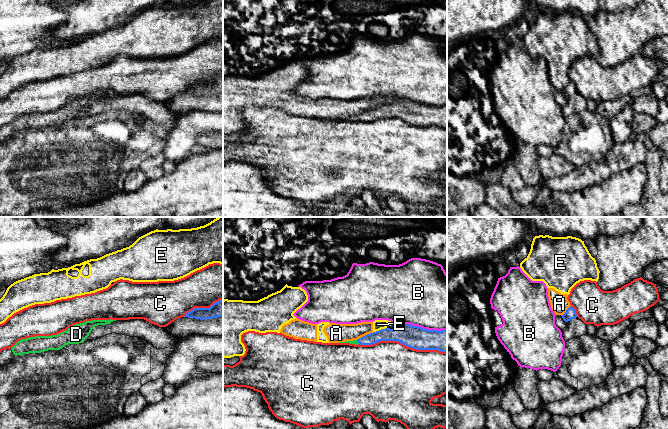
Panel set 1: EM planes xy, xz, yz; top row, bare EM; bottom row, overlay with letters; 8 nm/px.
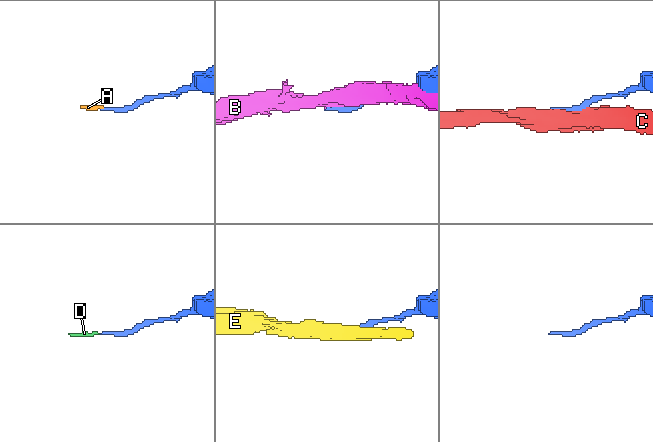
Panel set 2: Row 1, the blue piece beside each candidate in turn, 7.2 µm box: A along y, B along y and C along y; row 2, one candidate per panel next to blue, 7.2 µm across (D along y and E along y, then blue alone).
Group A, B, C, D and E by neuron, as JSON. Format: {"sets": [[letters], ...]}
{"sets": [["A", "E"], ["B"], ["C"], ["D"]]}

